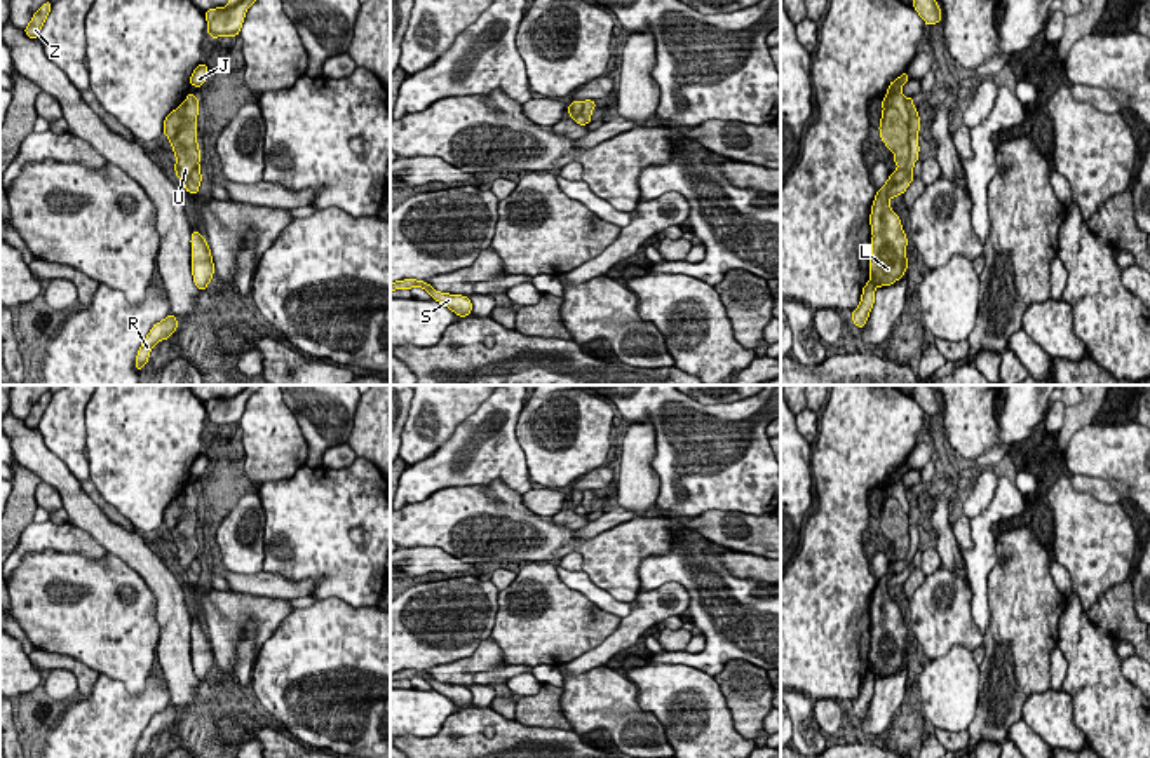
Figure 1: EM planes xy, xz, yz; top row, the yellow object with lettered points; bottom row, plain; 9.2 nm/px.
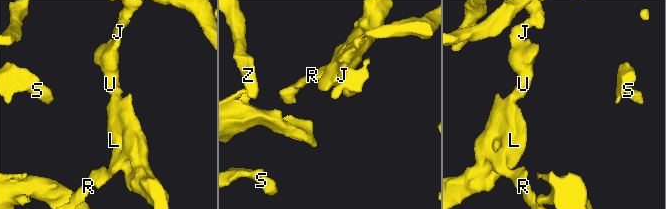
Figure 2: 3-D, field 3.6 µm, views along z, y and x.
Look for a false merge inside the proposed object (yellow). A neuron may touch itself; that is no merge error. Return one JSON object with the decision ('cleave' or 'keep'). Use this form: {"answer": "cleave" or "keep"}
{"answer": "keep"}

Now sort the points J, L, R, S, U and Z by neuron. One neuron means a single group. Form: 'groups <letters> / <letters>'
groups J L R S U Z

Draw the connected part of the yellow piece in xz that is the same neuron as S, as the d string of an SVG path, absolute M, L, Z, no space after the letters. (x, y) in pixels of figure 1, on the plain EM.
M416 669L396 671L390 674L390 681L404 680L404 678L411 680L415 676L423 678L432 687L432 690L443 694L444 697L448 697L451 702L455 702L462 709L465 709L472 702L472 694L467 687L439 683L425 671L416 671Z

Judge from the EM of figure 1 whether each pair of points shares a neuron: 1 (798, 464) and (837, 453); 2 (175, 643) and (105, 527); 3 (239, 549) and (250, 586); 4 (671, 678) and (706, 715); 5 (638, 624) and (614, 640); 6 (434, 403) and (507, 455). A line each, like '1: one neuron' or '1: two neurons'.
1: two neurons
2: one neuron
3: two neurons
4: one neuron
5: one neuron
6: two neurons

